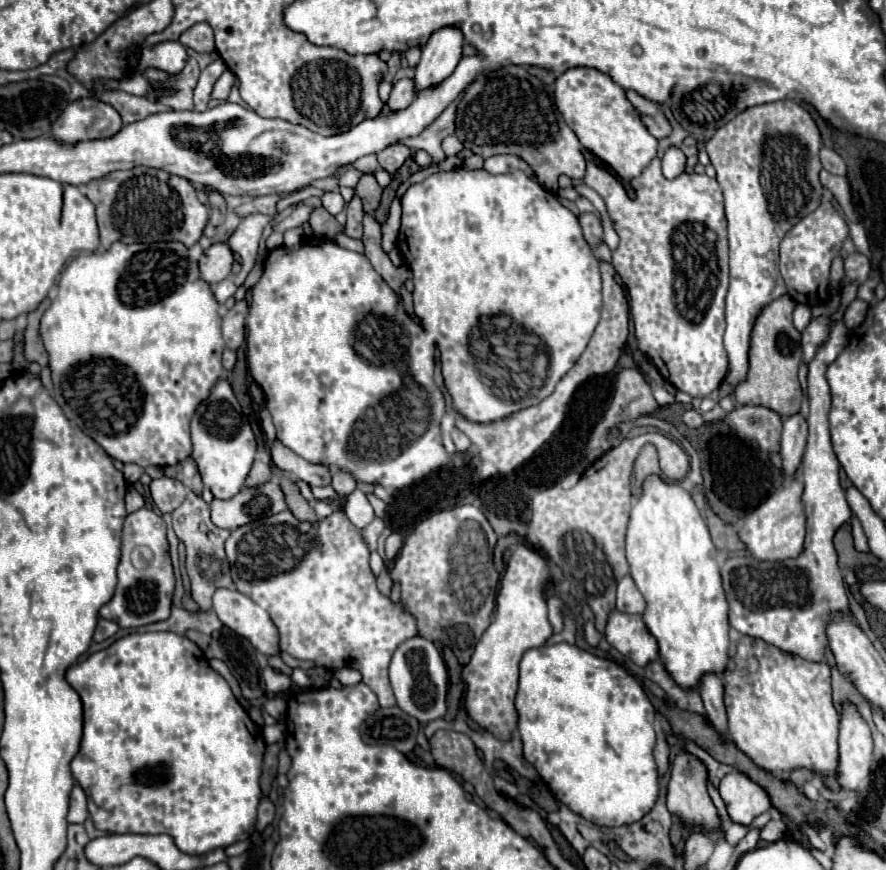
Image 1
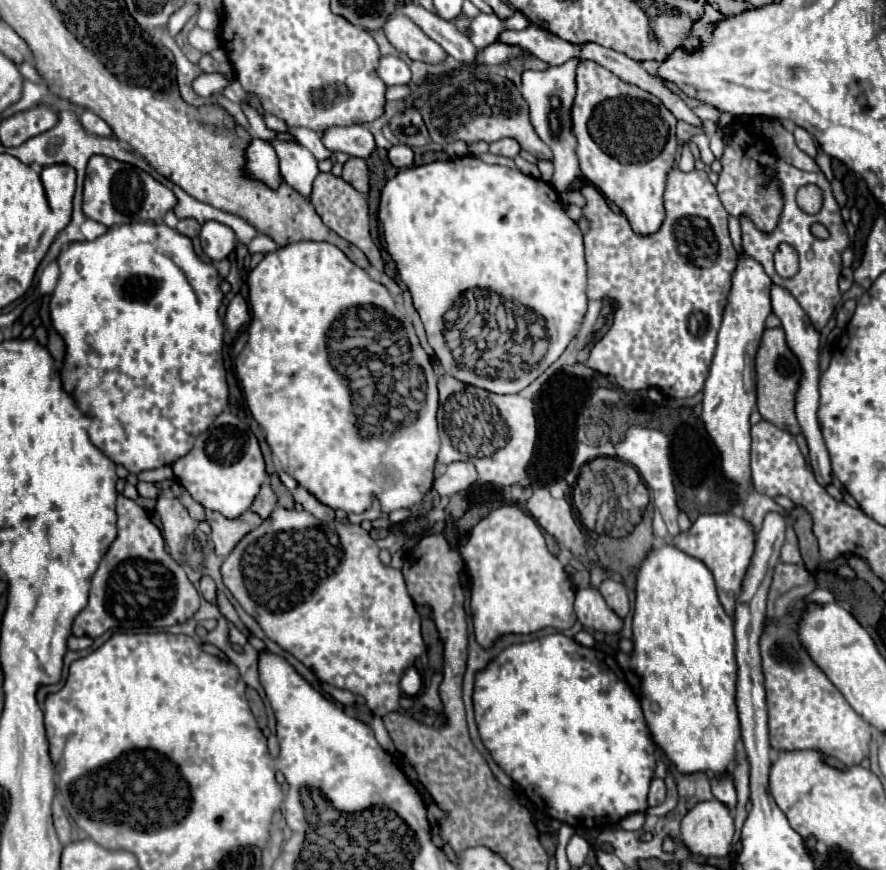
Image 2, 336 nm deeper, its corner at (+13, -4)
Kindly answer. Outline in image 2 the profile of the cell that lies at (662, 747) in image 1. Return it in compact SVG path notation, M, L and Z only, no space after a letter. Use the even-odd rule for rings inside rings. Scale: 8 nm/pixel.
M654 778L652 784L650 784L650 794L648 794L648 806L658 806L662 804L666 798L666 786L664 786L664 780L660 778Z

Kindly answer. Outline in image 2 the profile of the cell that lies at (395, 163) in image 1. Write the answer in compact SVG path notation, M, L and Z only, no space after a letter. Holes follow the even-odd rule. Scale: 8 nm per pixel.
M364 124L346 126L346 128L332 126L332 128L322 130L320 138L322 138L322 144L330 152L344 152L344 154L356 156L356 158L368 158L376 148L374 138Z

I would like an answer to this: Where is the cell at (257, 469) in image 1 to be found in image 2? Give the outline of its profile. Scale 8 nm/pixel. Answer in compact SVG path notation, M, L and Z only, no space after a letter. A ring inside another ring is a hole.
M264 484L260 494L258 494L258 498L254 500L252 512L256 512L260 518L268 518L274 508L276 508L276 494L272 492L270 484Z

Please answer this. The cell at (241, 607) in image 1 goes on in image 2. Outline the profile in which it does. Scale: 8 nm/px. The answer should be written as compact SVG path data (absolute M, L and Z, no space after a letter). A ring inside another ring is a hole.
M202 576L202 578L200 578L200 582L198 582L198 592L200 592L206 600L216 602L216 584L214 584L214 580L212 580L210 576Z

